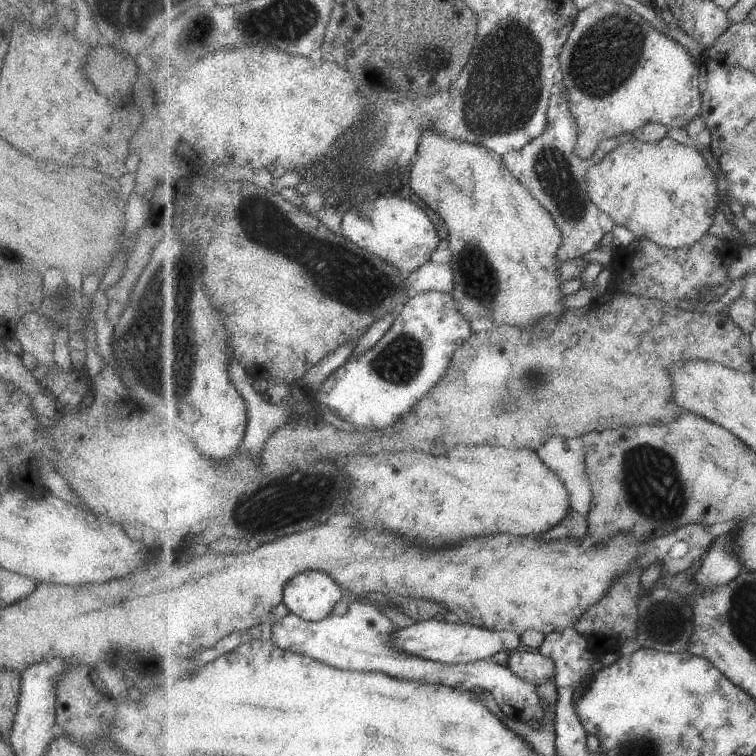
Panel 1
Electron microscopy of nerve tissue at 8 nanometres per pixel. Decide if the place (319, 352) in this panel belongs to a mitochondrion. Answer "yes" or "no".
no

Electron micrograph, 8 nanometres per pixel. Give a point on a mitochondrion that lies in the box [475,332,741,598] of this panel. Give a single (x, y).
(655, 493)

